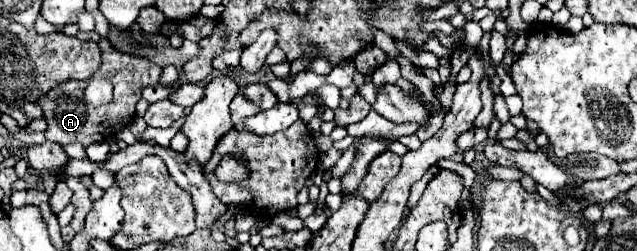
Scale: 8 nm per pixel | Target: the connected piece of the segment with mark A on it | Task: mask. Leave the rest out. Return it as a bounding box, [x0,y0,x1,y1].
[39,39,161,147]

